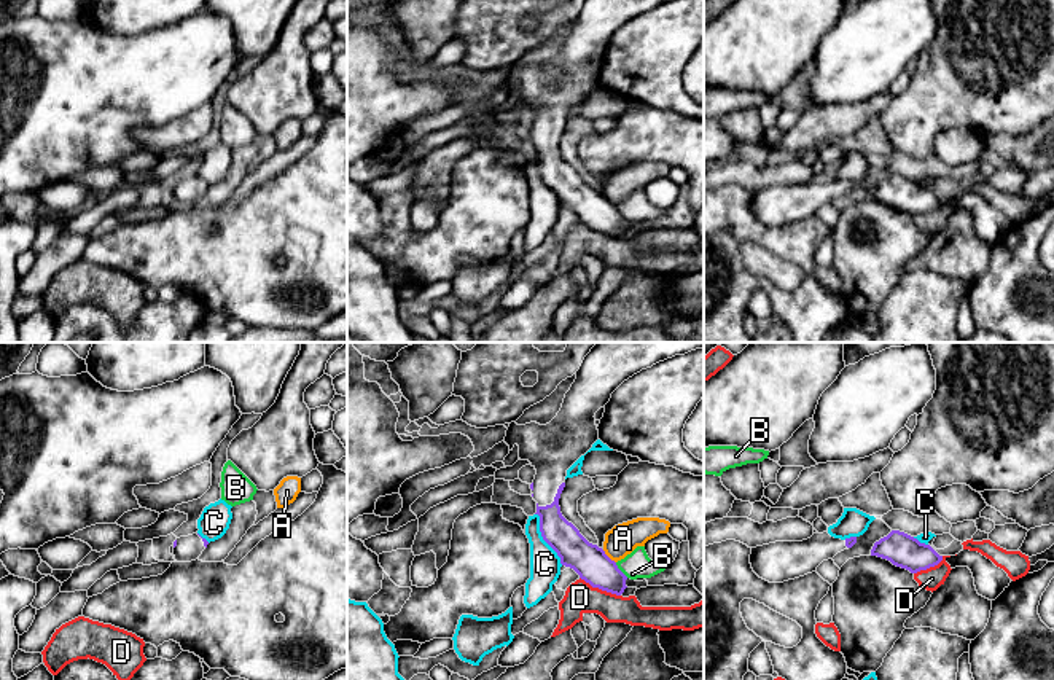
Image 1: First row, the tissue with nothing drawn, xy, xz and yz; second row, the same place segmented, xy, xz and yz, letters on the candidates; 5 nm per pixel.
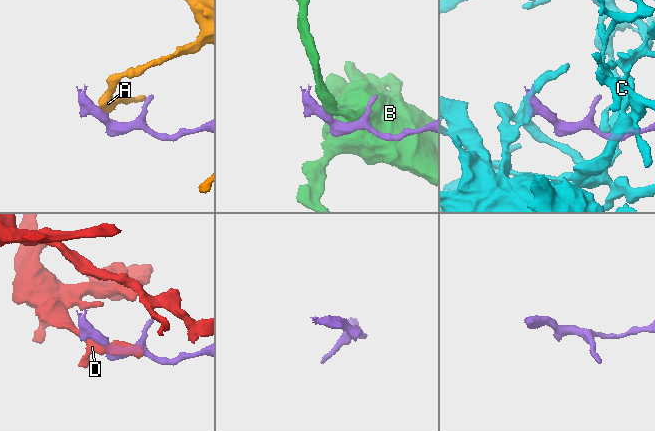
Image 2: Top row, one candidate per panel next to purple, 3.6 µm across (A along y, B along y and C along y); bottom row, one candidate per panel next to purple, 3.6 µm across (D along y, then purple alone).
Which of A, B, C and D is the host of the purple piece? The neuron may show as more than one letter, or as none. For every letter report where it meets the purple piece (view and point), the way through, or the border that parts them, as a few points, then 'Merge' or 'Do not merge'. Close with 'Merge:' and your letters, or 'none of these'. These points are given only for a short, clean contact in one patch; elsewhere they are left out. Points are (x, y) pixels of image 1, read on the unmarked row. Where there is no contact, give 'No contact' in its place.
A: Touches purple at xz (607, 199). Do not merge
B: Touches purple at xz (620, 214). Do not merge
C: Touches purple at xz (543, 182). Do not merge
D: Touches purple at xz (601, 231). Do not merge
Merge: none of these

